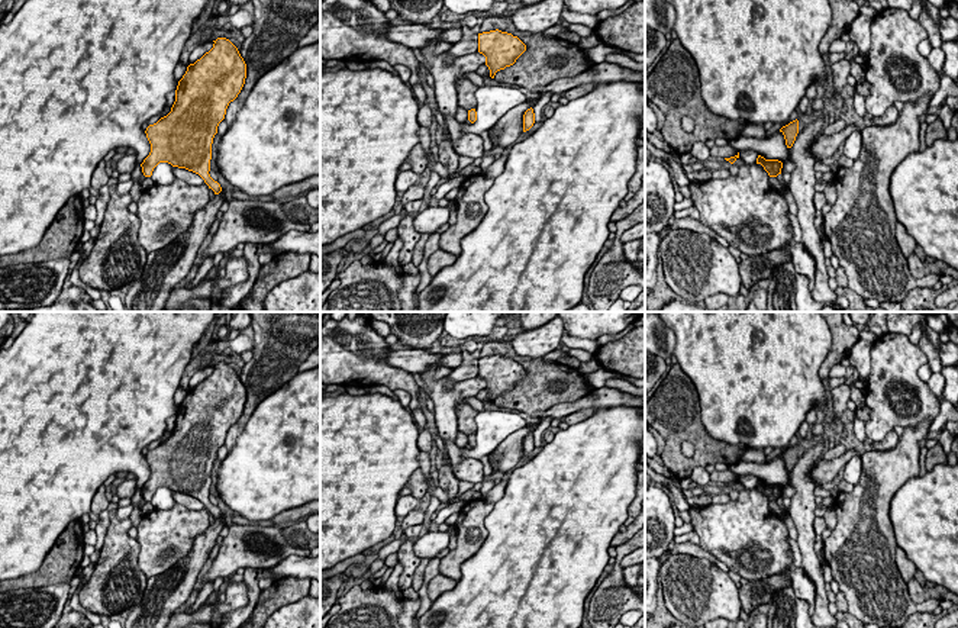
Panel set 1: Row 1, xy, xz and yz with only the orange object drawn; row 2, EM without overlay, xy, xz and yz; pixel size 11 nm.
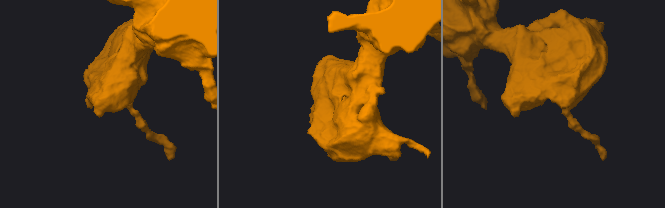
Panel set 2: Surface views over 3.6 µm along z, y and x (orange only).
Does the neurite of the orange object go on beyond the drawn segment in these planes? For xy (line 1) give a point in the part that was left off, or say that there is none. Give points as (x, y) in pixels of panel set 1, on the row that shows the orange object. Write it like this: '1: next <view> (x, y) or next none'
1: next none

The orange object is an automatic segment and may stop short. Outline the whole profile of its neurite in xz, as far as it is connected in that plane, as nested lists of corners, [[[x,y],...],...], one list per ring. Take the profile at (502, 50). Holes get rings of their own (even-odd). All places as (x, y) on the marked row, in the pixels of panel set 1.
[[[499,29],[478,33],[478,52],[486,57],[490,77],[510,67],[526,51],[526,45],[512,33]]]

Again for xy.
[[[217,38],[213,42],[209,52],[187,67],[186,74],[178,81],[171,112],[146,128],[145,133],[151,144],[151,152],[141,167],[145,177],[151,177],[159,162],[186,168],[199,174],[209,189],[219,194],[222,187],[209,174],[212,144],[229,103],[238,97],[245,84],[246,64],[229,39]]]

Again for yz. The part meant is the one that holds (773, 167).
[[[758,155],[757,164],[761,164],[770,177],[777,177],[781,174],[783,162],[778,160],[765,160],[764,157]]]

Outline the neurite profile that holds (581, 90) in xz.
[[[586,83],[586,84],[577,86],[574,88],[570,88],[562,96],[568,100],[575,100],[578,97],[588,94],[594,88],[596,88],[596,83]]]

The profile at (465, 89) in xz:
[[[467,74],[457,75],[457,96],[458,106],[471,110],[477,107],[475,91],[478,86],[475,86],[471,80],[467,78]]]

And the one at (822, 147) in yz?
[[[846,125],[841,132],[833,133],[830,136],[820,135],[816,138],[810,146],[810,152],[816,157],[816,160],[822,161],[838,149],[838,146],[854,132],[858,131],[854,125]]]

